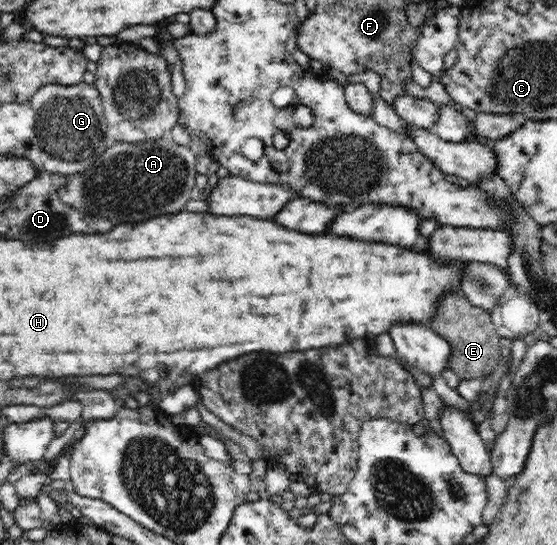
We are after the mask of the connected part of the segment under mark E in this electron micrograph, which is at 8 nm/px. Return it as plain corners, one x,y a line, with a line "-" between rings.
449,294
443,296
438,305
437,314
428,328
433,329
447,342
451,343
453,354
449,358
449,366
462,380
481,380
495,370
500,358
500,339
491,322
490,312
471,304
465,296

